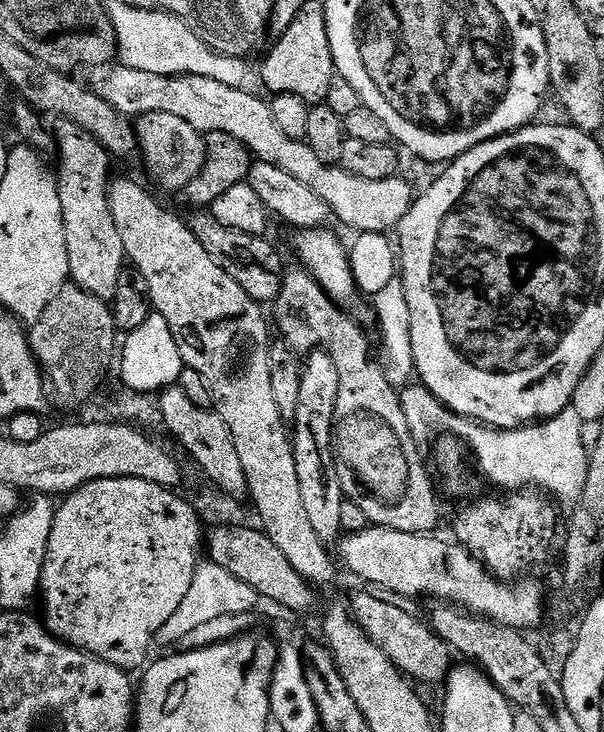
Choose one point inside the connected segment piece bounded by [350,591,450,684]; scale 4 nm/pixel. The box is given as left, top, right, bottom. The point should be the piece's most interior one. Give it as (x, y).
(413, 648)

